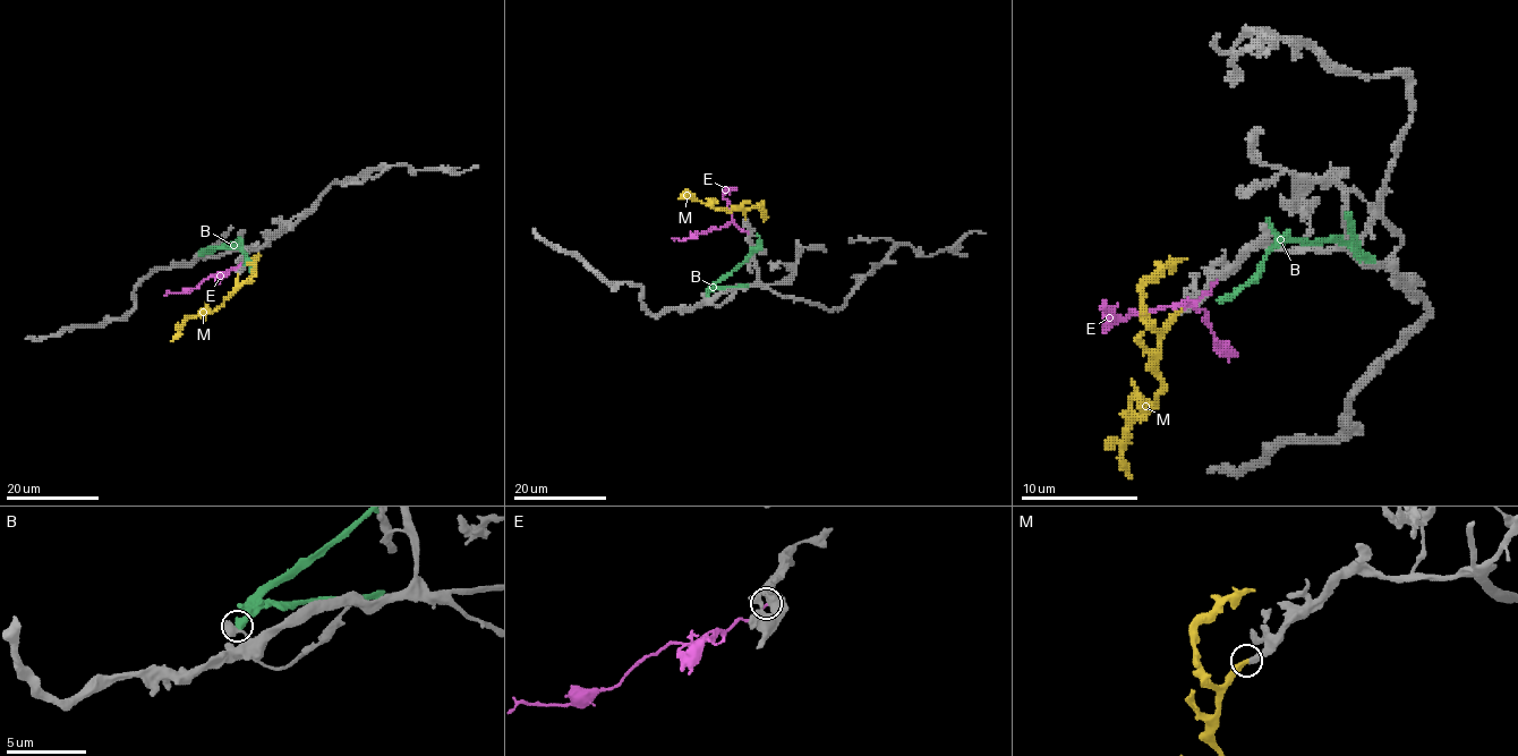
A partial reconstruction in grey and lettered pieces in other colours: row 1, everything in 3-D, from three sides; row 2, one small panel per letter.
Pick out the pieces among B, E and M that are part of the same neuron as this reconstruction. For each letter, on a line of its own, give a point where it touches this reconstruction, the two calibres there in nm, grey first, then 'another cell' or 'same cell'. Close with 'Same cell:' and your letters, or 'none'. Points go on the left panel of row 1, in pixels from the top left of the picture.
B: contact (198, 256); calibres 600 and 500 nm; another cell
E: contact (240, 263); calibres 460 and 170 nm; another cell
M: contact (238, 275); calibres 360 and 340 nm; same cell
Same cell: M

